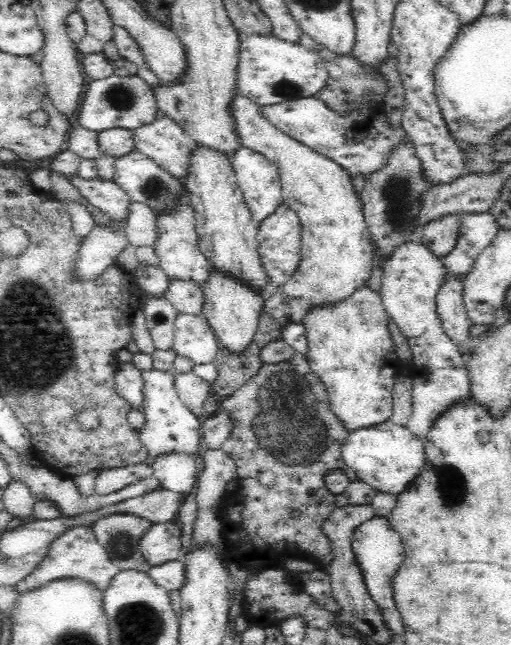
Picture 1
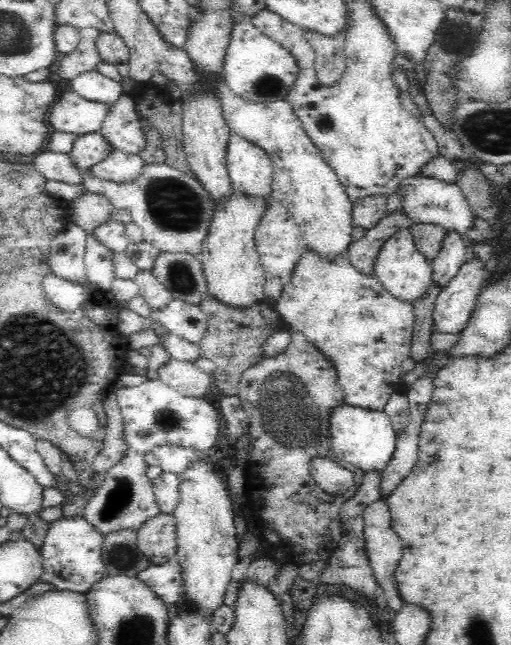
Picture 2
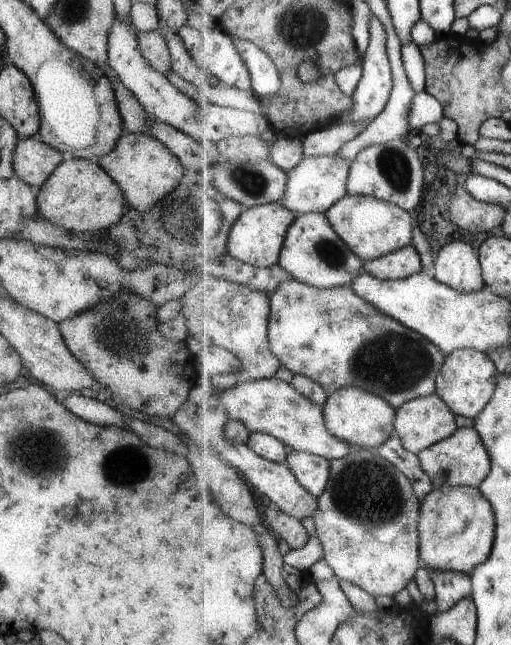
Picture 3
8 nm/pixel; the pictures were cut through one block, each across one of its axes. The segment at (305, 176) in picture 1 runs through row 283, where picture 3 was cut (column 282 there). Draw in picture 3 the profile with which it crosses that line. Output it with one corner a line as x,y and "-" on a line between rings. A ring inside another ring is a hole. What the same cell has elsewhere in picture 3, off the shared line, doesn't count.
292,278
271,292
270,298
269,344
273,354
279,356
281,364
294,375
313,378
315,382
323,384
329,393
345,386
357,386
382,396
396,409
411,399
436,392
435,380
445,364
447,354
417,330
401,324
363,300
350,285
324,289

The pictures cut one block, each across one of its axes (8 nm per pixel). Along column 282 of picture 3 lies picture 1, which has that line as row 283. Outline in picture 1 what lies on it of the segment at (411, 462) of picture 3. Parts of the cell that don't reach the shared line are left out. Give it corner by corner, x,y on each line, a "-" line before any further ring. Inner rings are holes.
418,238
400,243
380,265
382,283
379,293
382,303
391,320
409,339
412,363
416,366
416,377
412,384
412,412
405,427
412,436
423,439
448,405
471,395
463,354
444,332
435,305
436,291
443,281
446,267

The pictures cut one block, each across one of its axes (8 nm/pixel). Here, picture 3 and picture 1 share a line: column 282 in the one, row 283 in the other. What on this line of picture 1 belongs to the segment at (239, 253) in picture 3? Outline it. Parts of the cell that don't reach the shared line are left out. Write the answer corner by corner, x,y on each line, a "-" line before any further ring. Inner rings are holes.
213,268
201,286
203,288
204,304
201,315
210,323
221,346
239,353
245,349
254,338
259,316
269,292
262,292
262,287
252,285
246,279
230,275
222,269

